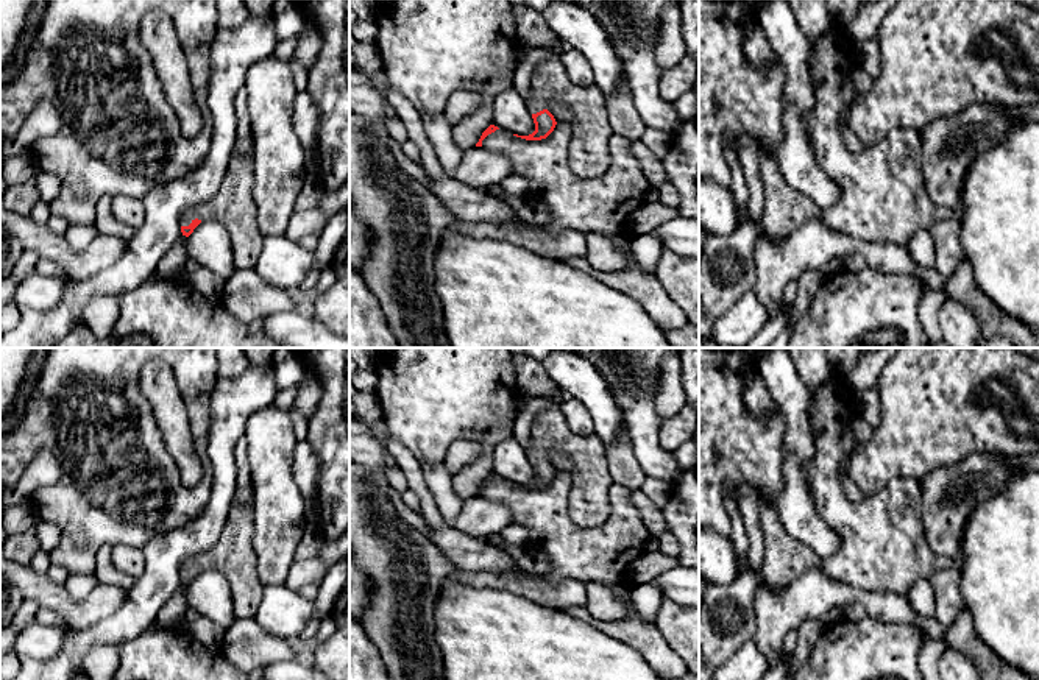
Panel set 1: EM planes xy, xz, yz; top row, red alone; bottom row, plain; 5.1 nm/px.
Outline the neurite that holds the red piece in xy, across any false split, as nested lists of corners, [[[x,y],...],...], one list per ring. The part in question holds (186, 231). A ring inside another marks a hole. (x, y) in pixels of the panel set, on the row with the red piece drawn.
[[[237,92],[234,106],[237,137],[222,187],[212,200],[181,215],[181,232],[189,237],[201,221],[220,221],[231,237],[236,270],[250,270],[256,267],[265,237],[259,229],[253,200],[254,140],[246,95]]]

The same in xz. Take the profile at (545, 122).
[[[548,59],[540,62],[532,72],[530,86],[532,86],[532,98],[527,103],[527,108],[532,112],[535,131],[529,136],[518,136],[518,134],[513,136],[526,140],[546,139],[557,125],[554,115],[546,108],[552,101],[563,103],[573,112],[573,126],[571,126],[573,137],[568,148],[568,162],[571,170],[582,178],[594,178],[604,175],[612,164],[608,143],[610,139],[615,136],[612,125],[608,122],[605,94],[596,84],[591,86],[573,84],[560,59]]]

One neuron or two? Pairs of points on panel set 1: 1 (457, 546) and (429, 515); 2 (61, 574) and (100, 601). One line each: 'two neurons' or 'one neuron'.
1: one neuron
2: two neurons

